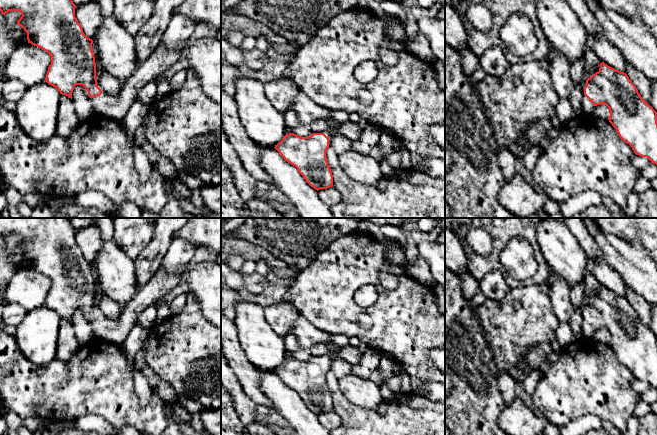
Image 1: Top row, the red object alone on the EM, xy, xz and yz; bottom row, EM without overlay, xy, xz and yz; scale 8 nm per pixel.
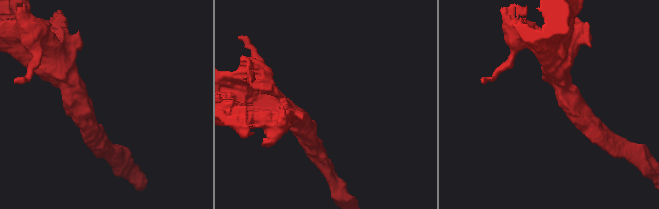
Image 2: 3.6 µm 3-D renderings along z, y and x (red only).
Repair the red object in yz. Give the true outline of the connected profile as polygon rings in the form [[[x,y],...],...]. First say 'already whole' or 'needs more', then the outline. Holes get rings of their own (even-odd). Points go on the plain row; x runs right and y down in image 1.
needs more; [[[602,286],[599,295],[586,304],[584,319],[581,327],[583,337],[592,337],[595,330],[606,329],[610,335],[608,344],[619,361],[632,371],[636,379],[647,381],[657,389],[657,336],[642,323],[626,297]]]

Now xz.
needs more; [[[347,345],[340,347],[337,352],[329,351],[324,357],[313,357],[308,361],[289,357],[274,372],[285,385],[297,392],[311,411],[317,415],[327,413],[333,410],[333,399],[326,375],[329,372],[329,361],[335,355],[356,366],[362,353],[358,348]]]

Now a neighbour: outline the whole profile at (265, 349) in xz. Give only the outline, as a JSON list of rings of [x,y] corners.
[[[241,301],[234,307],[234,324],[248,361],[257,369],[275,371],[287,354],[284,337],[271,328],[265,318],[263,306]]]

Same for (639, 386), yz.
[[[636,378],[634,379],[634,381],[632,383],[632,388],[638,394],[641,394],[641,393],[647,391],[650,387],[651,387],[651,385],[647,381],[641,381]]]

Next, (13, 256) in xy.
[[[0,235],[0,256],[4,256],[6,261],[12,265],[16,264],[18,267],[27,267],[27,257],[19,249],[11,249],[6,241]]]

